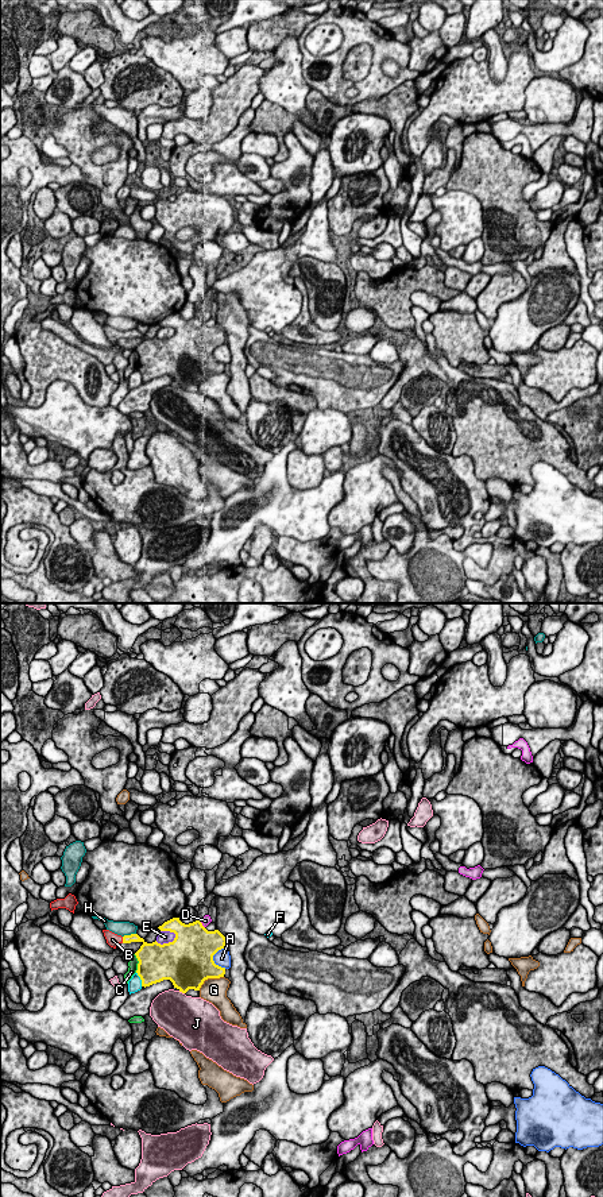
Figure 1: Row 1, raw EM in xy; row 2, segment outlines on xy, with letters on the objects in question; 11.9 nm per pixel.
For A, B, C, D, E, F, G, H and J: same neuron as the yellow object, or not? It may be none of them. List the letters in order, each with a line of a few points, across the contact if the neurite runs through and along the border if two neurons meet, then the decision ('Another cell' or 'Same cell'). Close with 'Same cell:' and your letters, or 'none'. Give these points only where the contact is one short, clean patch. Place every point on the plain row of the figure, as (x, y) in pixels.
A: Another cell
B: Same cell
C: Another cell
D: Another cell
E: Another cell
F: Line: xy (136, 367), (142, 381). Another cell
G: Another cell
H: Line: xy (135, 328), (123, 332). Another cell
J: Another cell
Same cell: B

